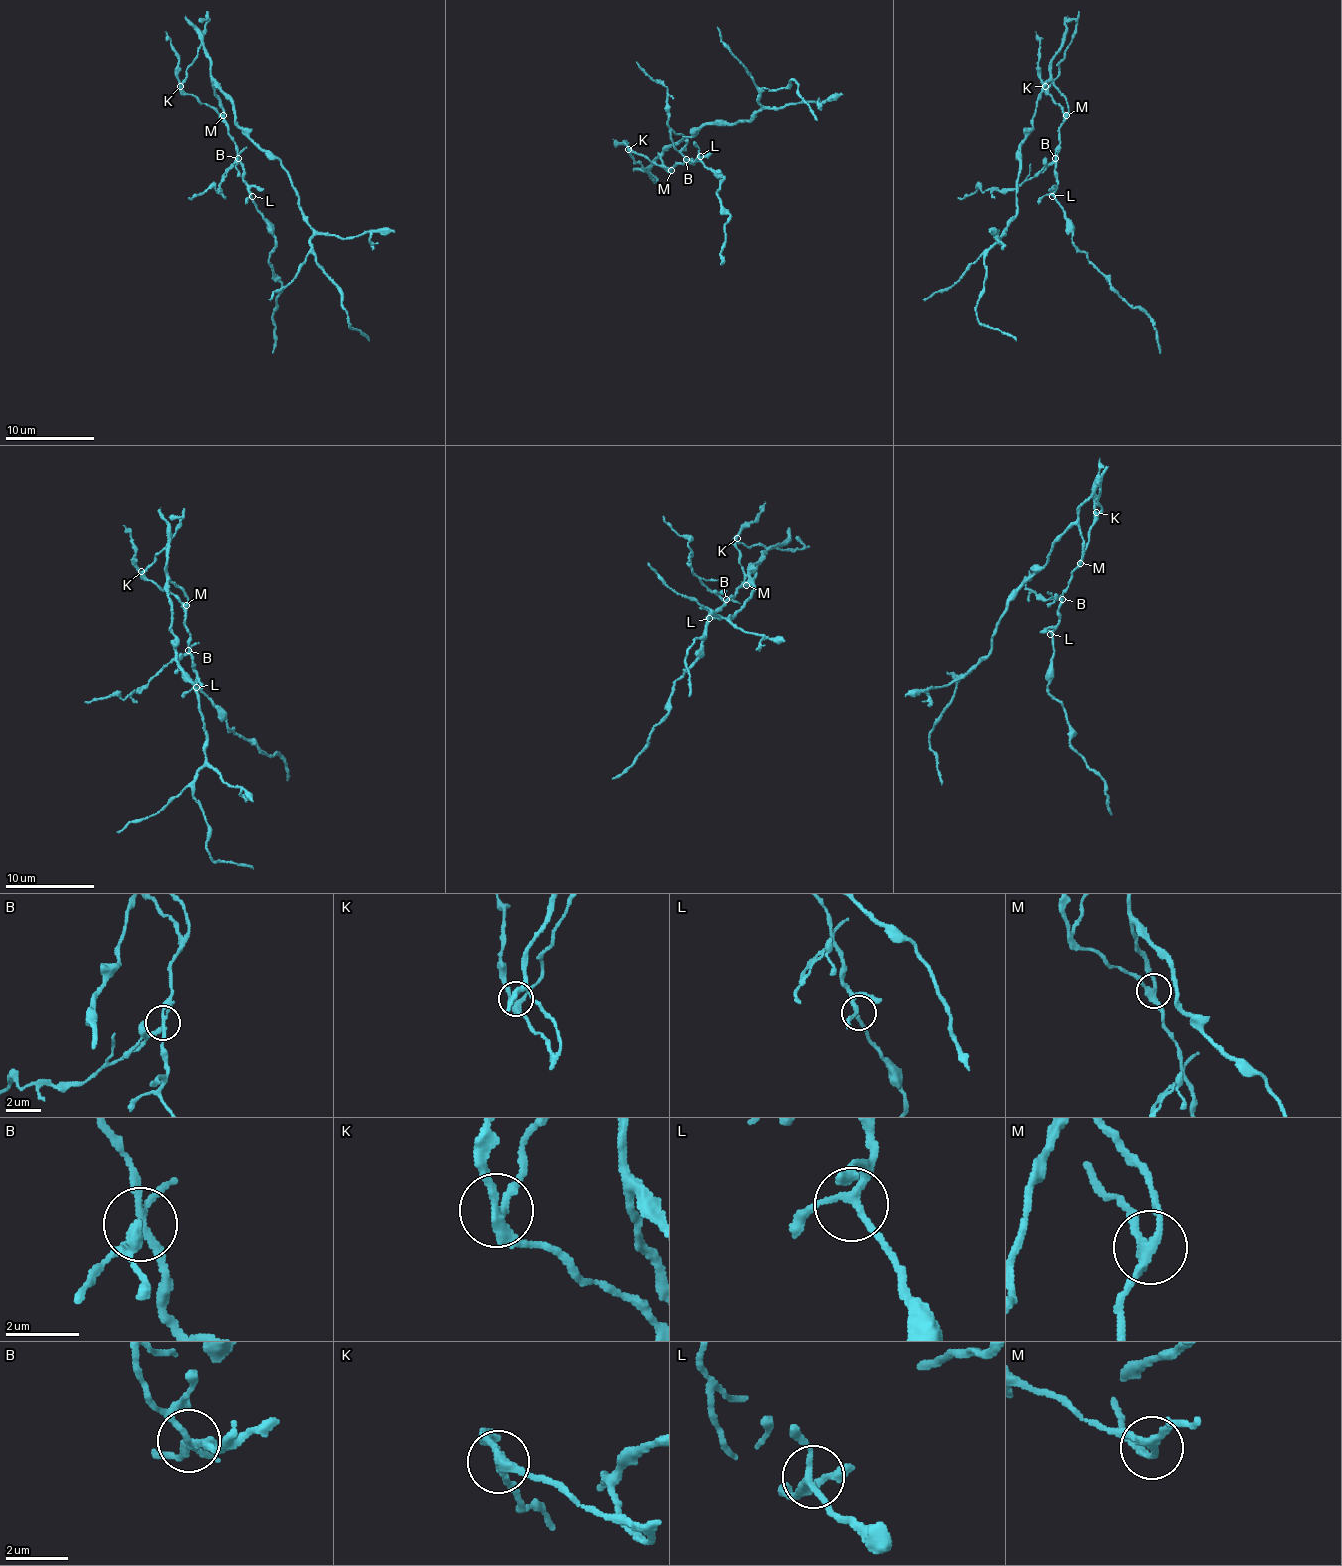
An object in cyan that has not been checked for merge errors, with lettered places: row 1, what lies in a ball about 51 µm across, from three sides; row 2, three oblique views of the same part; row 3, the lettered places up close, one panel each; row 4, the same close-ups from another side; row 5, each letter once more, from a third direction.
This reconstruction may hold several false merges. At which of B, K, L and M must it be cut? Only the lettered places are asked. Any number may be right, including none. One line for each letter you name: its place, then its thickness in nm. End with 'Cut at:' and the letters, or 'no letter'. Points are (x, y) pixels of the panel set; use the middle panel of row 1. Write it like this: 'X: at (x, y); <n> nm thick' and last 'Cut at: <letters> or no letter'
B: at (686, 159); 200 nm thick
M: at (671, 170); 240 nm thick
Cut at: B, M

